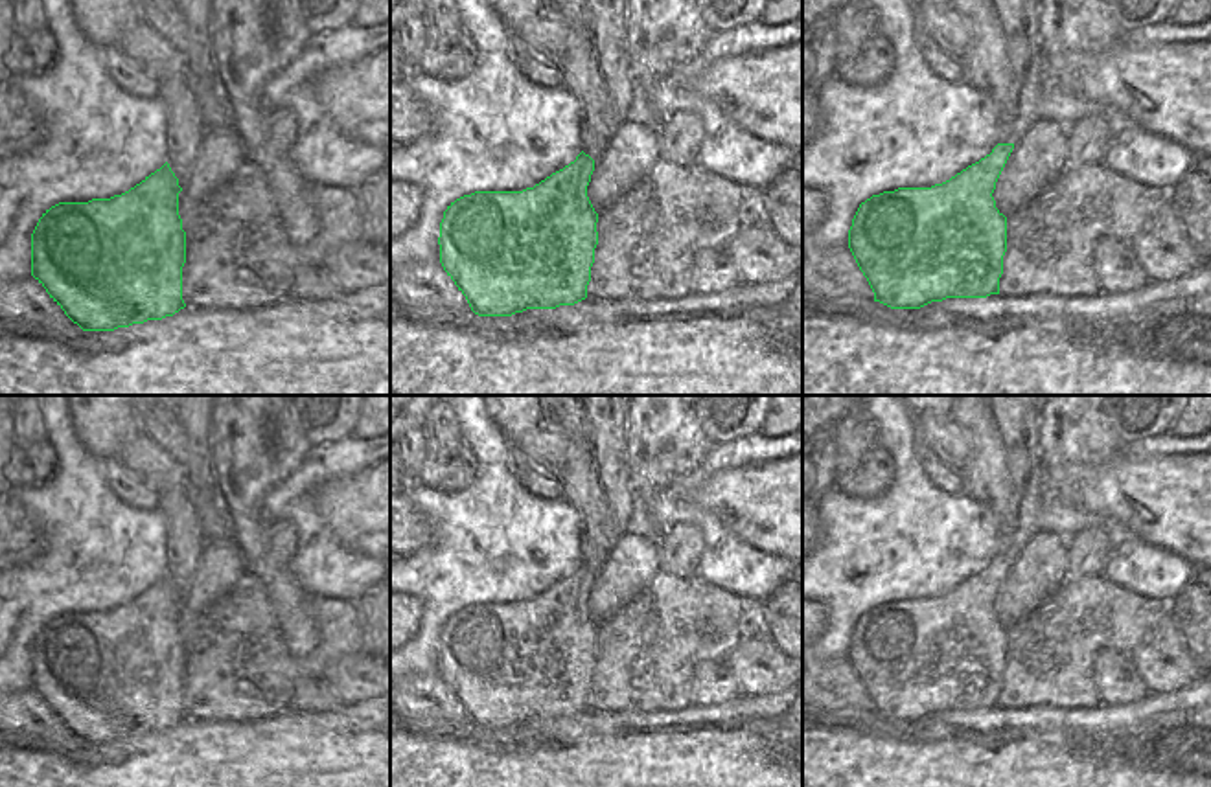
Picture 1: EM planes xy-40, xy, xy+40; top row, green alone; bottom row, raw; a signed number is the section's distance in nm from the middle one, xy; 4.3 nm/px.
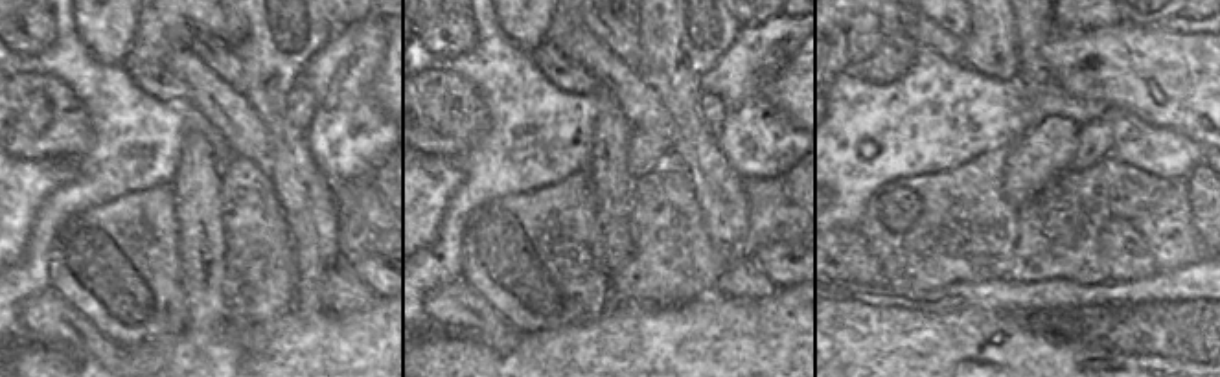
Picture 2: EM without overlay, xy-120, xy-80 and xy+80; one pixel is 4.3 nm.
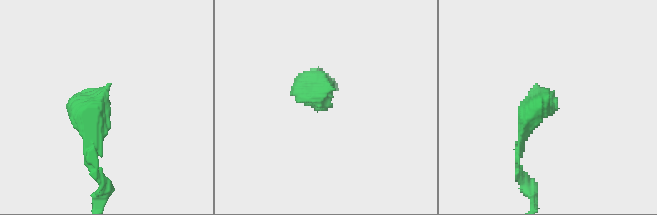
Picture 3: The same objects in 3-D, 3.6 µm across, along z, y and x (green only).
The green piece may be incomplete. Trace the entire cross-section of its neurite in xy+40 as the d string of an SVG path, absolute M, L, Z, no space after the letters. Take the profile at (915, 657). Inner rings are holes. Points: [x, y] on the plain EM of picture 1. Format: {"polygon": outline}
{"polygon": "M985 395L985 399L1003 439L1007 473L1018 506L1018 528L1003 537L1003 553L990 566L950 592L931 599L883 603L859 616L848 642L848 660L874 704L874 713L891 721L920 721L946 710L999 706L1007 629L996 620L992 605L1014 555L1040 533L1036 520L1045 489L1040 458L1040 405L1031 405L1020 395Z"}

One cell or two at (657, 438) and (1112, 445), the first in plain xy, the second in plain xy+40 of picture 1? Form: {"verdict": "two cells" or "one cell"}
{"verdict": "one cell"}

